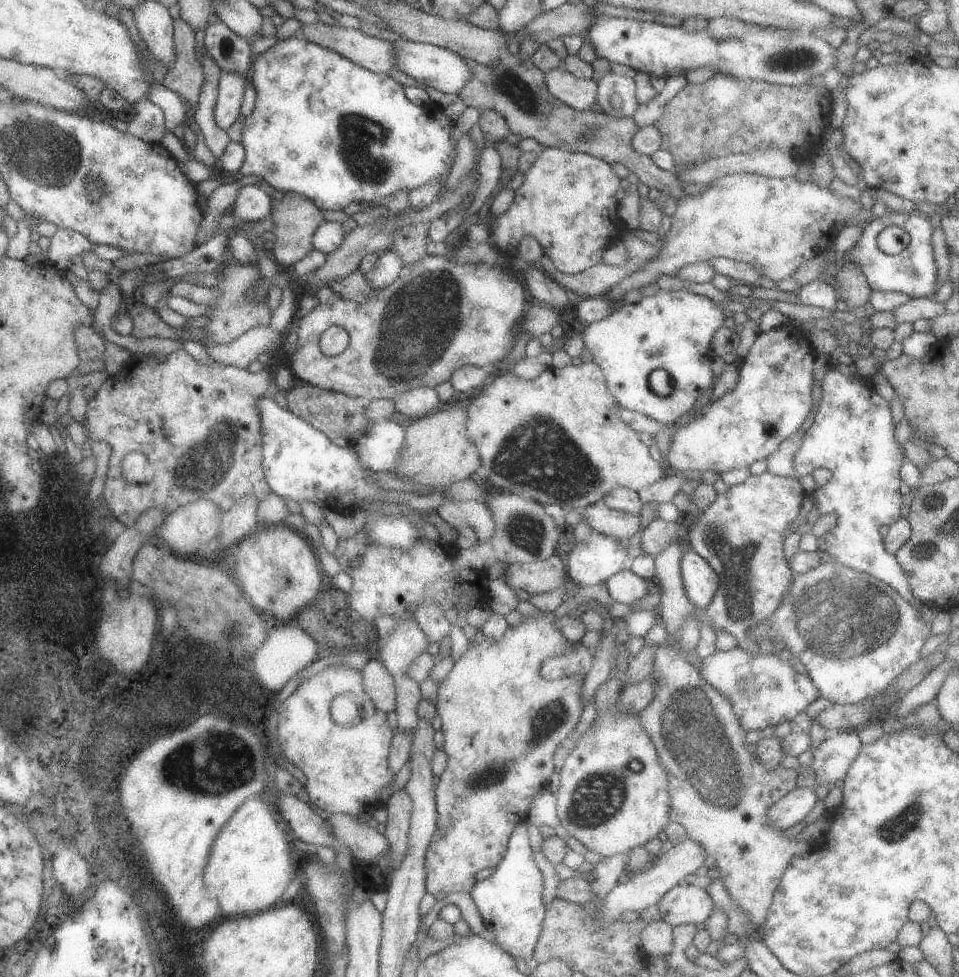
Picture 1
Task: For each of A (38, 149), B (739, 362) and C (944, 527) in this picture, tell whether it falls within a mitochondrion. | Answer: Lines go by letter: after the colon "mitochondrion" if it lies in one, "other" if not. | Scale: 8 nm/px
A: mitochondrion
B: other
C: mitochondrion

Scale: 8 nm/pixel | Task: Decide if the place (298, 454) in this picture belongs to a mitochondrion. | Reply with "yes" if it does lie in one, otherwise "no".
no

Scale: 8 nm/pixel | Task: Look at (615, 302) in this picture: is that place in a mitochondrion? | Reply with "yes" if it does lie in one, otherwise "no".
no

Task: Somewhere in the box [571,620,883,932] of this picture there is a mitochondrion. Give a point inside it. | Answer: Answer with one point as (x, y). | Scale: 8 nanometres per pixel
(696, 740)

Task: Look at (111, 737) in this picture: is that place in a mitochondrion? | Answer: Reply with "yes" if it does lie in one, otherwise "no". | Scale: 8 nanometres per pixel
yes

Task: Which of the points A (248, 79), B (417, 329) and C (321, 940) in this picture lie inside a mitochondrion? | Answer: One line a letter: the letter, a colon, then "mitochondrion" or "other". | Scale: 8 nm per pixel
A: other
B: mitochondrion
C: other

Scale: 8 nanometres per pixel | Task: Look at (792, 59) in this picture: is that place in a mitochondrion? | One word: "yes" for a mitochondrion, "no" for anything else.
yes

